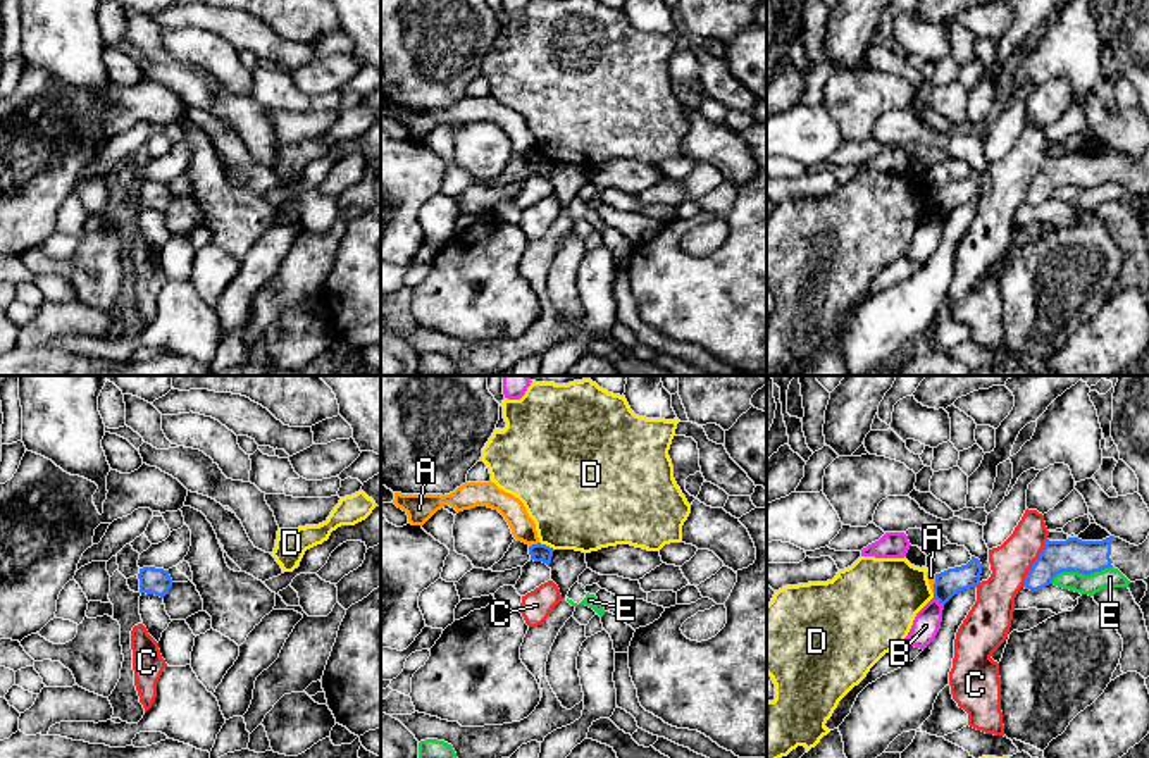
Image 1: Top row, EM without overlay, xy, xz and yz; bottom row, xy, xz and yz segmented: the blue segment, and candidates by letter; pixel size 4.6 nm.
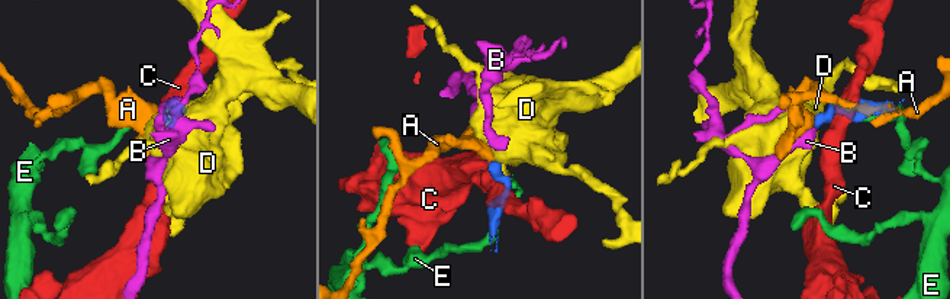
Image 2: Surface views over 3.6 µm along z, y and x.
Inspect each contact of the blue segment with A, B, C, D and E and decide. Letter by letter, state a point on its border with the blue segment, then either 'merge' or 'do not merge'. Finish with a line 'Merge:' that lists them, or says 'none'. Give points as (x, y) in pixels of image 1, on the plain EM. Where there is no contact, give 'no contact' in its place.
A: xz (533, 159) | do not merge
B: yz (937, 214) | do not merge
C: yz (1034, 178) | do not merge
D: xz (545, 159) | do not merge
E: yz (1080, 186) | do not merge
Merge: none

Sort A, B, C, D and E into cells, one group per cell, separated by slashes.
A / B / C / D / E

